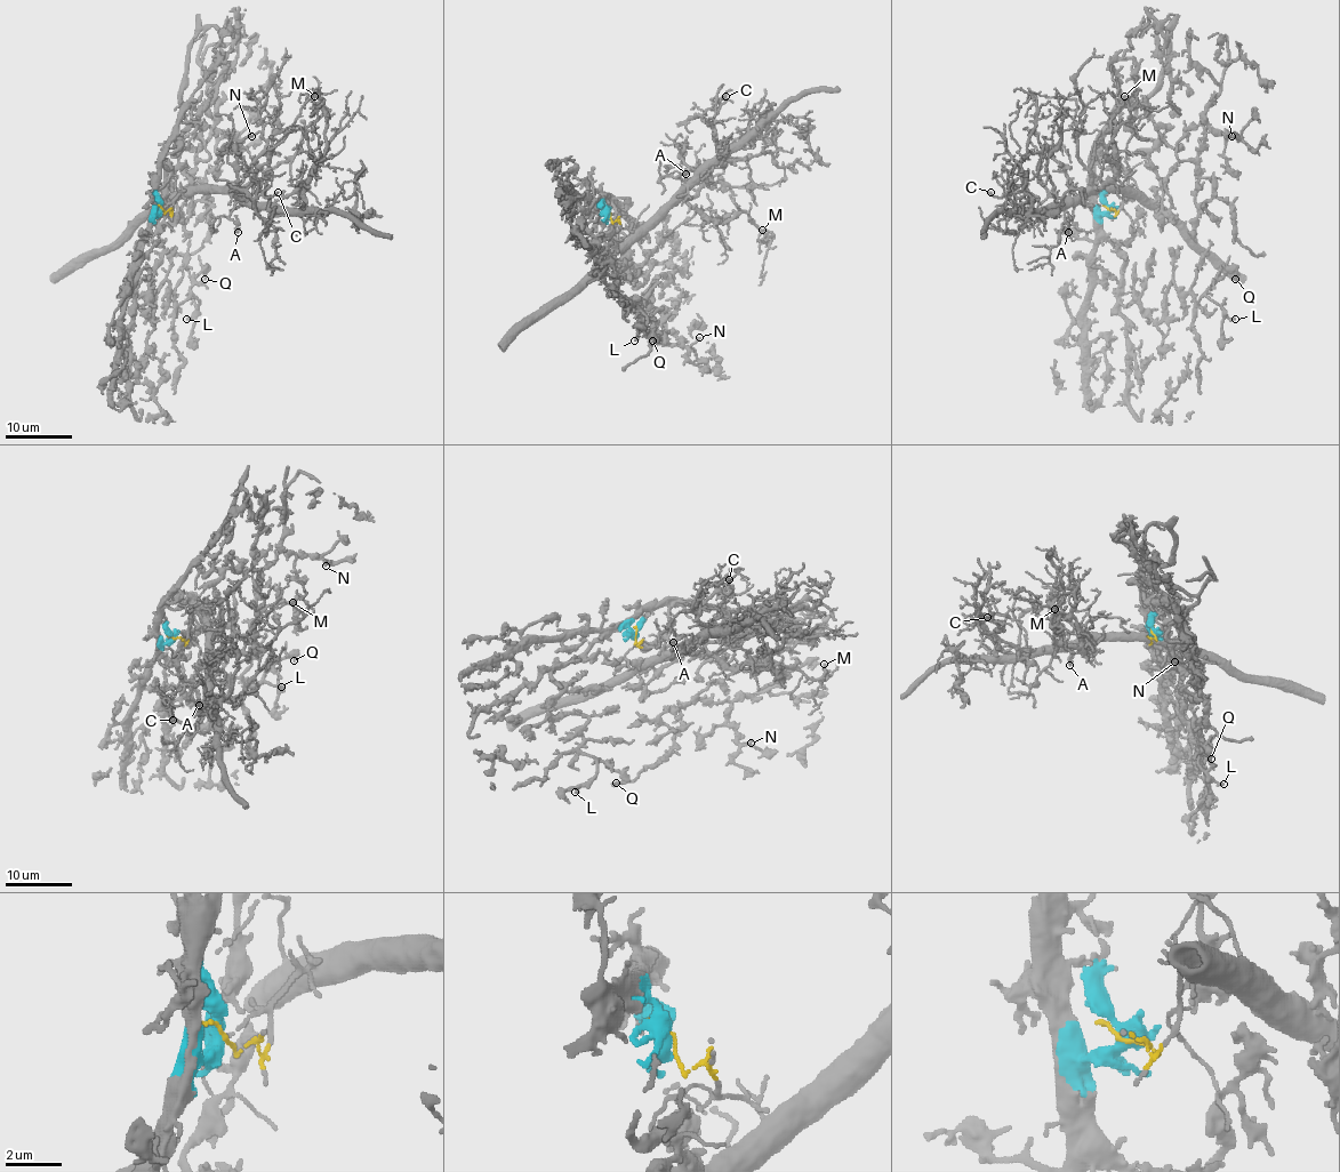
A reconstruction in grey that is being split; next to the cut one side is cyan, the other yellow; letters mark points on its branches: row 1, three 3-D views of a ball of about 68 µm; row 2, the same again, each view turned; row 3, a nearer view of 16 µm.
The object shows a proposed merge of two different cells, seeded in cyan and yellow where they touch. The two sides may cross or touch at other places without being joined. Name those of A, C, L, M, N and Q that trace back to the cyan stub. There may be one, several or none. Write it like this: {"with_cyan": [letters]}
{"with_cyan": ["L", "N", "Q"]}

